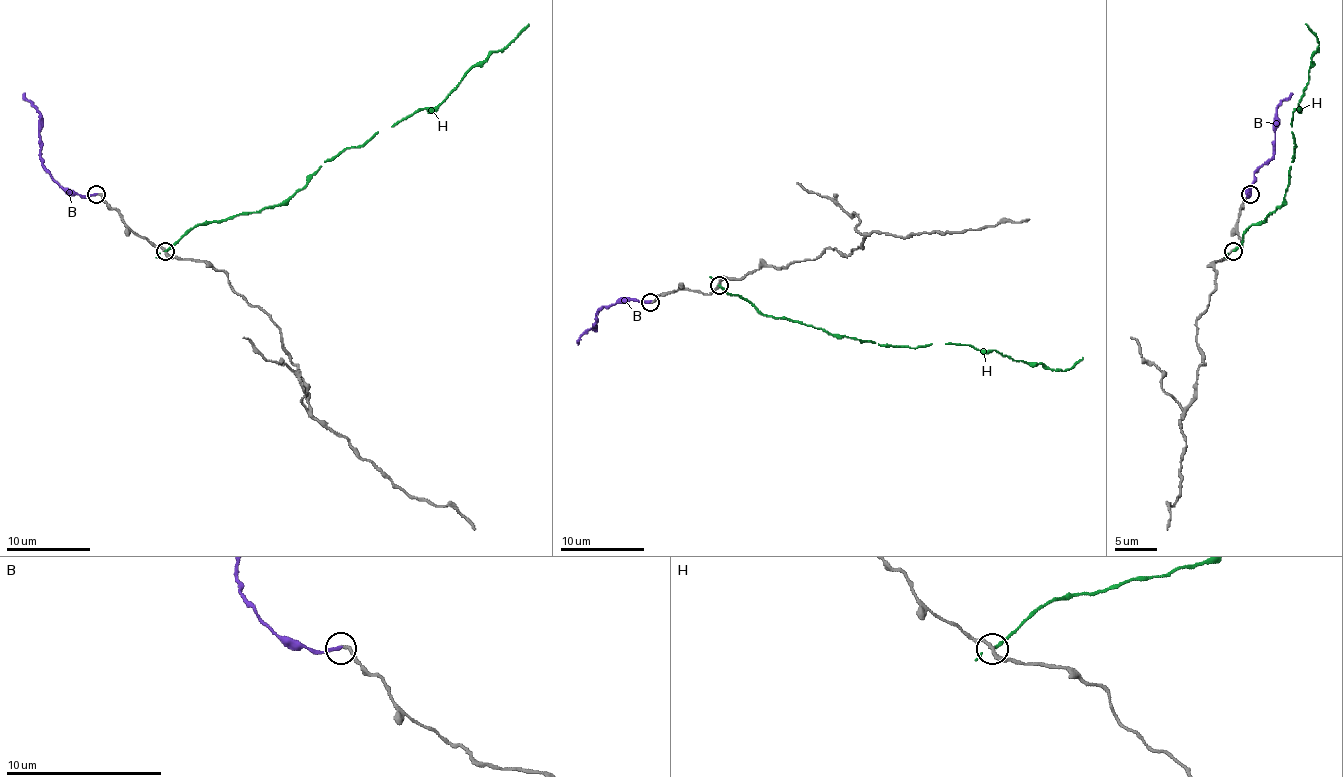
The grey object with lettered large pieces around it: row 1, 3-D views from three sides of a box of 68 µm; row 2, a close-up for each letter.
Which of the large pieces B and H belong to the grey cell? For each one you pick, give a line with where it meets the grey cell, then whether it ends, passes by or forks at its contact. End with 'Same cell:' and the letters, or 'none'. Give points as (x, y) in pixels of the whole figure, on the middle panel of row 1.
B: (650, 302) | it ends
Same cell: B

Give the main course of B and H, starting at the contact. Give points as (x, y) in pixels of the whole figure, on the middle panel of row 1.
B: (650, 301), (623, 299), (598, 312), (594, 326), (577, 345)
H: (720, 284), (732, 295), (747, 299), (759, 312), (881, 345), (958, 343), (1057, 370), (1067, 370), (1082, 358)

